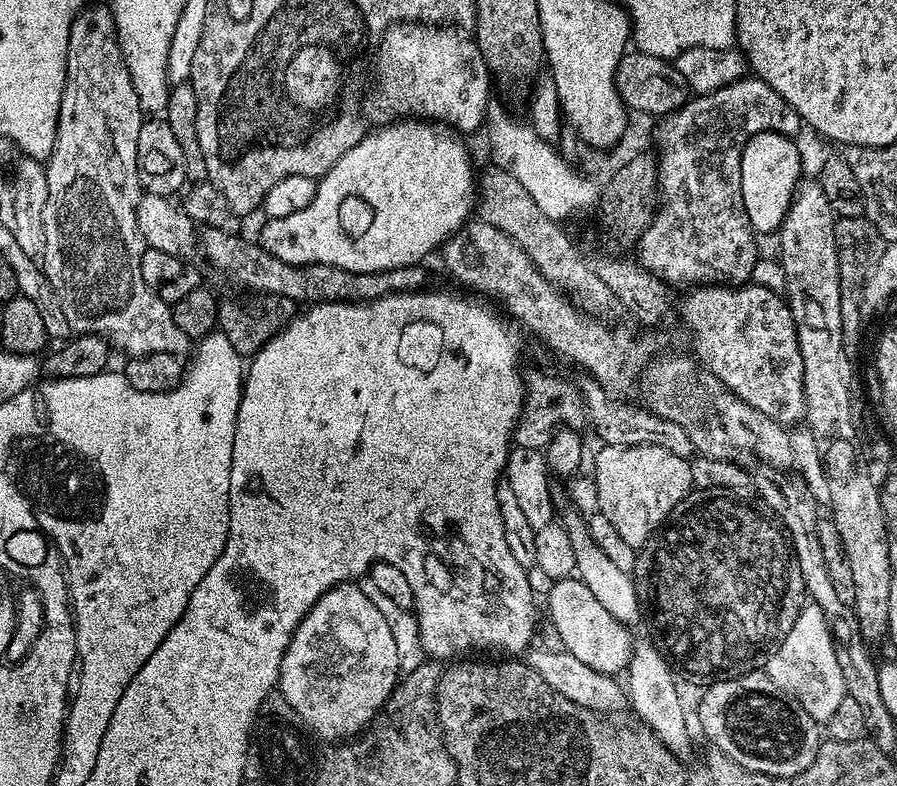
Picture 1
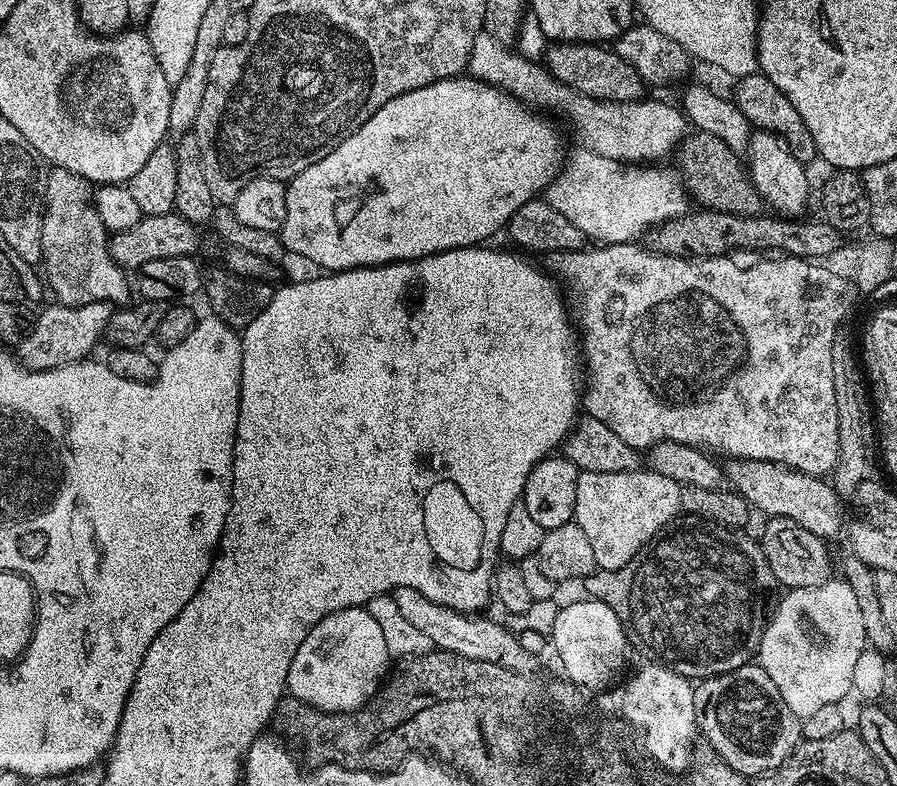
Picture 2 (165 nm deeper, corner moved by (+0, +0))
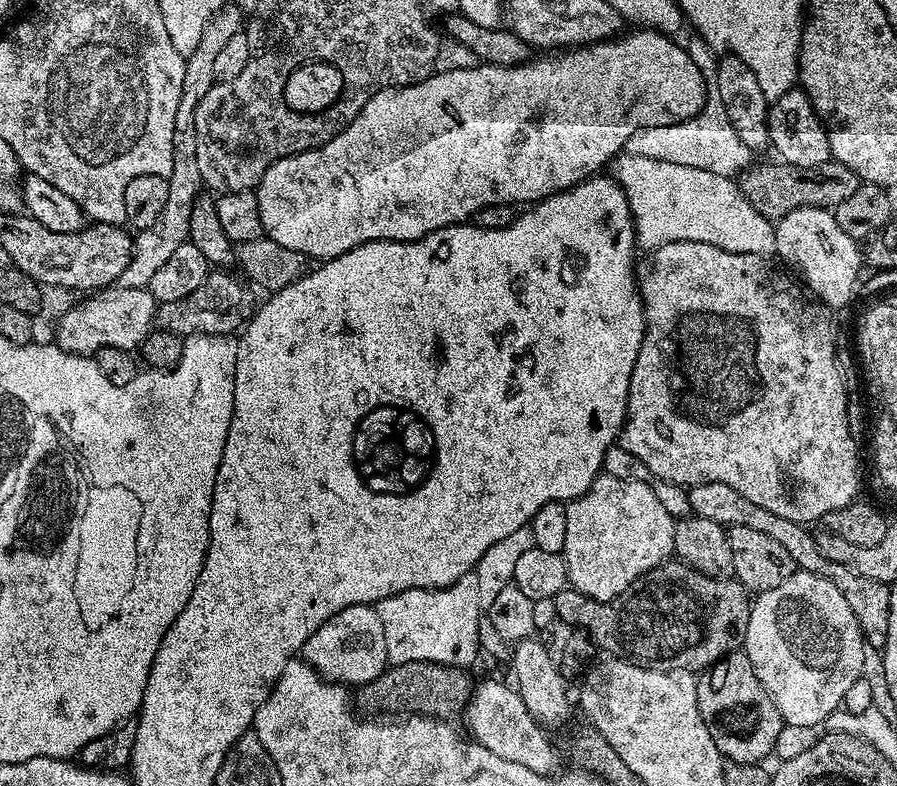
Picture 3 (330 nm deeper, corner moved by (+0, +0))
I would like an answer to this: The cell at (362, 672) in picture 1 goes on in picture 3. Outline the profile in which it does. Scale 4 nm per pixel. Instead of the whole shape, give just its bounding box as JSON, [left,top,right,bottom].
[302,604,389,686]

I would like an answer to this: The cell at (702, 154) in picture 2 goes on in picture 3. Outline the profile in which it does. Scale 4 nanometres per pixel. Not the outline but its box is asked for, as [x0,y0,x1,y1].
[738,160,861,221]

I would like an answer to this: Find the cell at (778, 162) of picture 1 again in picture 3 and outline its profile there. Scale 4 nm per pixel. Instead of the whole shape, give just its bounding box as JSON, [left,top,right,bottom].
[254,28,710,262]

